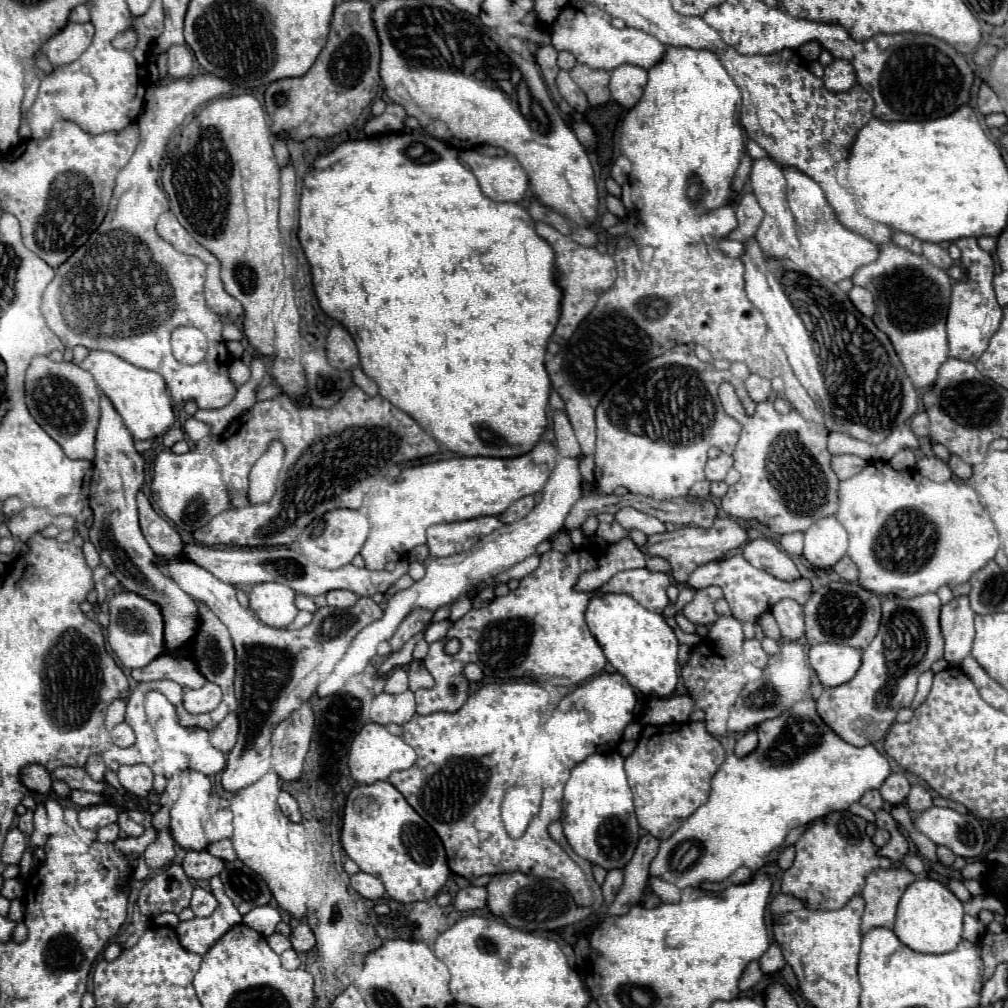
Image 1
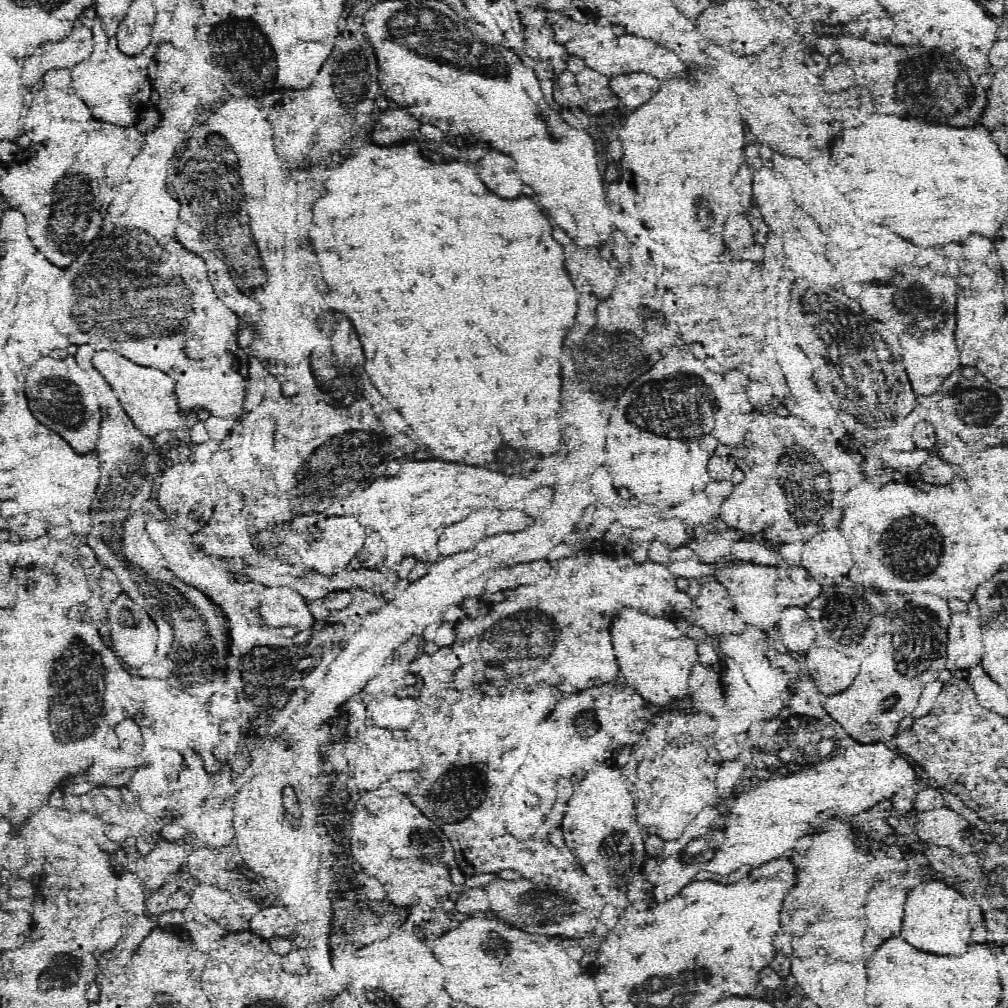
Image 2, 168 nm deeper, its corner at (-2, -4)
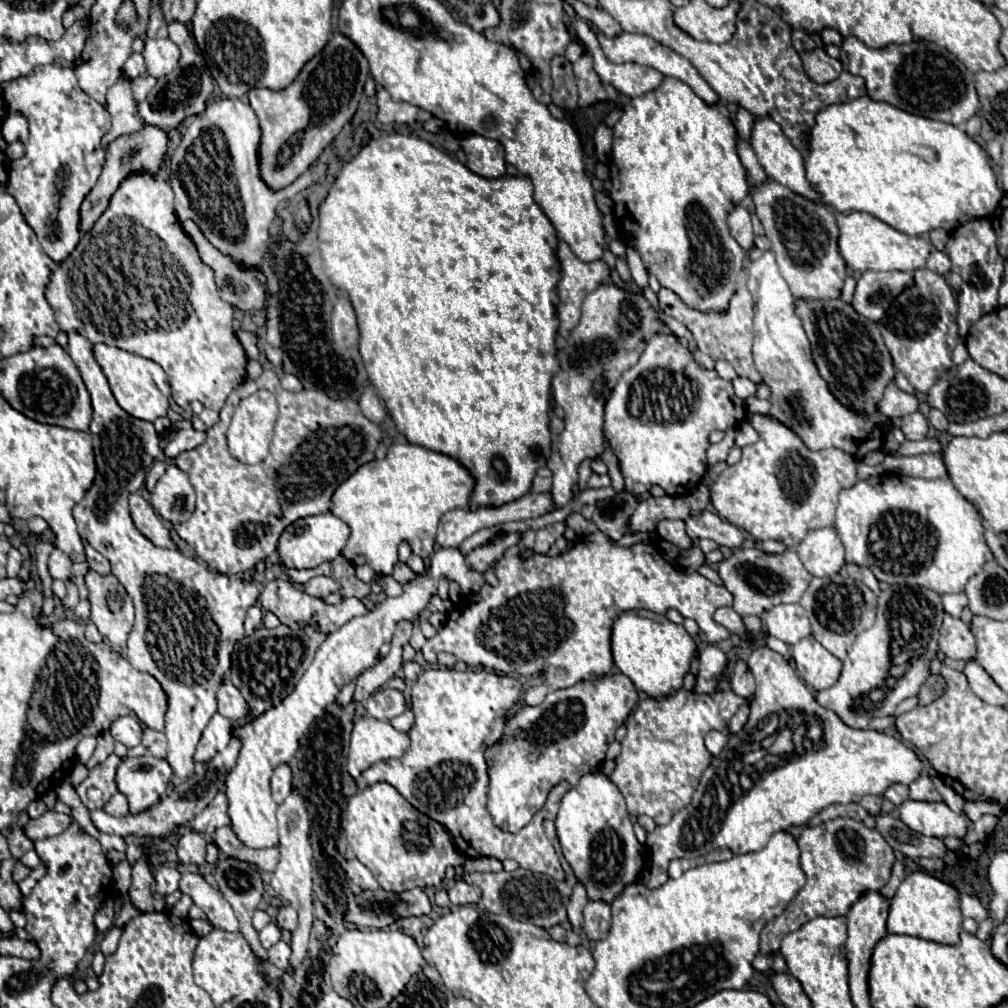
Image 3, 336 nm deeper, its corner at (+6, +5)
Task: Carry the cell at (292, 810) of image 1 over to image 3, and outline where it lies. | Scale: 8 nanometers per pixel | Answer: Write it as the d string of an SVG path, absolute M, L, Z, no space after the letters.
M280 764L274 774L272 774L272 780L270 780L270 786L272 786L272 796L278 804L282 804L288 794L292 792L292 770L288 764Z

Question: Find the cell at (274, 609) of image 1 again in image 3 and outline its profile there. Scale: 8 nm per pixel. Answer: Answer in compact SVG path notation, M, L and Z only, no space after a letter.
M272 580L272 582L268 582L266 588L264 588L264 592L260 594L258 602L260 602L260 606L264 610L276 614L278 620L284 626L288 626L288 628L298 630L298 628L304 628L308 624L313 624L325 634L336 631L341 626L344 626L346 622L350 622L352 618L368 612L368 608L364 606L364 602L358 600L358 598L342 598L342 601L338 604L328 604L324 600L308 596L304 590L298 590L292 582L286 582L286 580Z

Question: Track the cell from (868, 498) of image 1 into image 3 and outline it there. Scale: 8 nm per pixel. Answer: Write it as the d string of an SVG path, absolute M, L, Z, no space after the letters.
M888 474L860 480L856 486L840 492L834 528L846 548L846 562L868 566L880 582L888 584L924 586L938 594L964 592L968 578L980 574L982 566L992 560L978 510L954 488L950 478L922 480Z

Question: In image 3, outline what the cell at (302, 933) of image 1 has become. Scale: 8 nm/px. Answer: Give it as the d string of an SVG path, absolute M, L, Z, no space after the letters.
M280 906L278 910L278 926L280 928L286 928L286 930L296 930L296 924L298 924L298 916L296 916L296 910L292 906Z

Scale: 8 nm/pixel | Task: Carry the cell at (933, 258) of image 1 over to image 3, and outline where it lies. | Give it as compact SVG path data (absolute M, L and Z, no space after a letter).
M932 248L930 256L928 256L928 270L936 272L936 274L942 274L942 276L948 274L950 272L950 258L944 252Z

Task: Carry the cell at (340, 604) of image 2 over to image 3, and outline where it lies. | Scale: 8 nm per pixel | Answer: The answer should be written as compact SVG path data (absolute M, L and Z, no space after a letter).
M316 576L304 584L304 592L318 598L326 598L330 592L338 592L338 590L340 590L338 582L330 576Z

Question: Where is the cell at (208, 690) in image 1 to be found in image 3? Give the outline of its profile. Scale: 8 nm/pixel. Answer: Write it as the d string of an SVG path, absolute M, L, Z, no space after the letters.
M224 682L218 690L218 712L232 722L244 720L250 714L244 696L232 682Z

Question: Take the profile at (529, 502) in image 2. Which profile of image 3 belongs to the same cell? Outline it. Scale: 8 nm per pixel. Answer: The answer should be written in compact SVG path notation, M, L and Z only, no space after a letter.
M540 468L536 472L532 492L550 492L550 488L552 488L552 472L548 468Z

